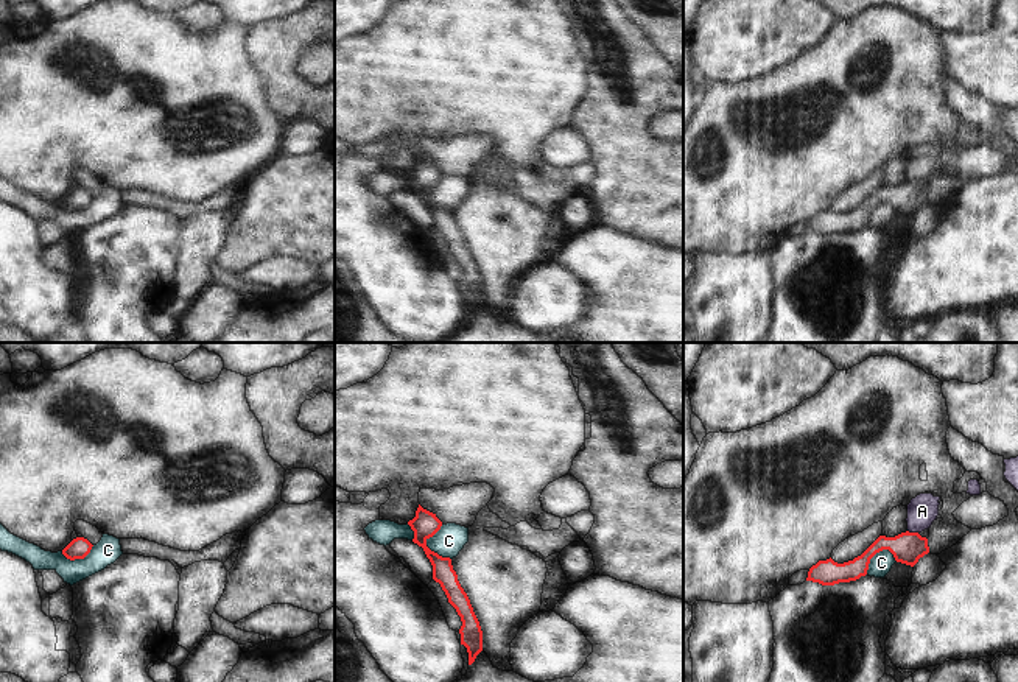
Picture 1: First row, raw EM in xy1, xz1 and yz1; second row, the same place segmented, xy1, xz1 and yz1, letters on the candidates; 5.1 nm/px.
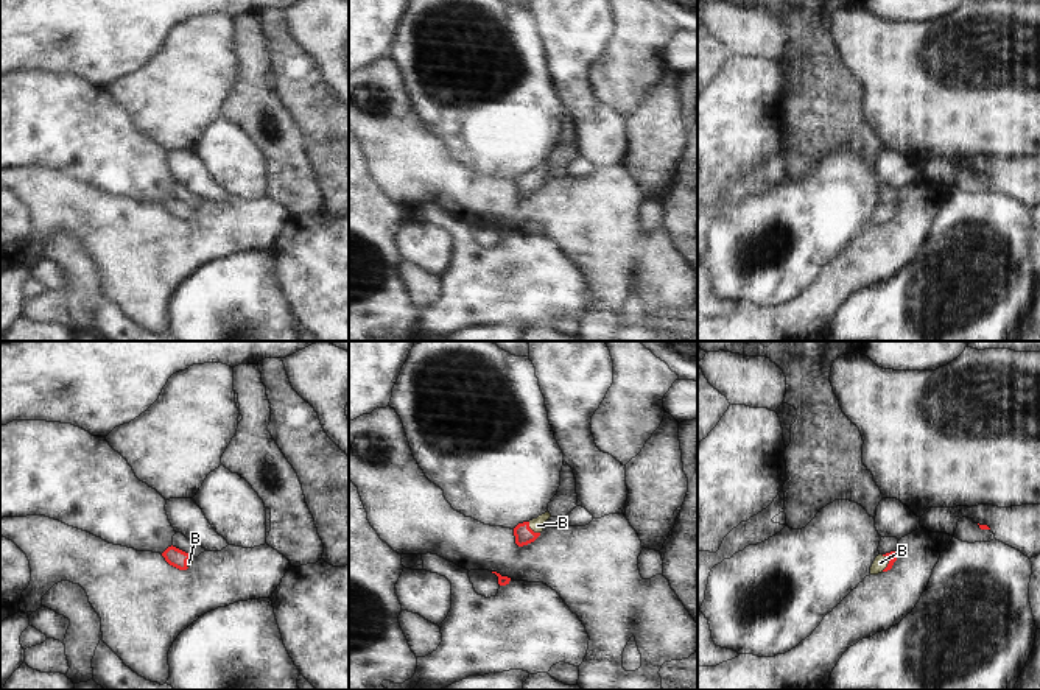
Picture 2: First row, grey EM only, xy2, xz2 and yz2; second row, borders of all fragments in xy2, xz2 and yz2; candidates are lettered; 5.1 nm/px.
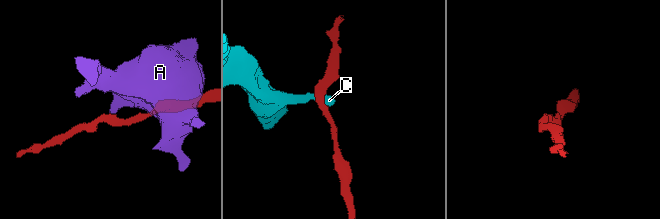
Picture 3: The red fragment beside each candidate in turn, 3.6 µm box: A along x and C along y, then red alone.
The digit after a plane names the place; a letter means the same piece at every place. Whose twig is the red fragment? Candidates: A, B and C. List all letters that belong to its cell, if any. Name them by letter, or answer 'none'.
B

